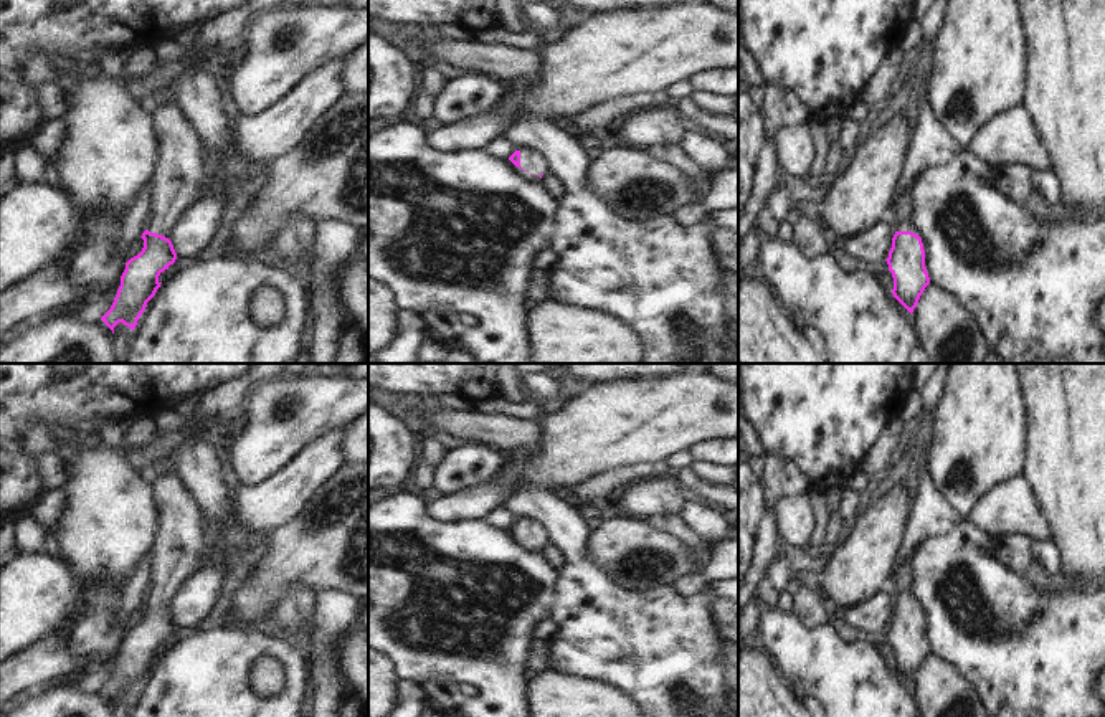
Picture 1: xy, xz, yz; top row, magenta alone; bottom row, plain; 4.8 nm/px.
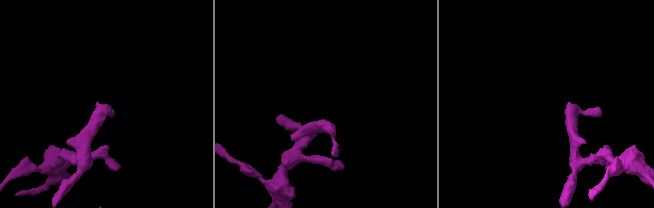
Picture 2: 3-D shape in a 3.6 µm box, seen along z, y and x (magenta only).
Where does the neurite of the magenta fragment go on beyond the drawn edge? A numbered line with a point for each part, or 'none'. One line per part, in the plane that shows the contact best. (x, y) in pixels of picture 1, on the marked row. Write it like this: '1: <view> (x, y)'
1: xz (532, 162)

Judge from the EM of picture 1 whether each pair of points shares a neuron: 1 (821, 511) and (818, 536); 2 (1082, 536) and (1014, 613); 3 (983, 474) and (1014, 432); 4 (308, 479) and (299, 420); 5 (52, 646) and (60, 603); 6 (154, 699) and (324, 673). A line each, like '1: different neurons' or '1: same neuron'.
1: same neuron
2: different neurons
3: same neuron
4: different neurons
5: different neurons
6: different neurons

